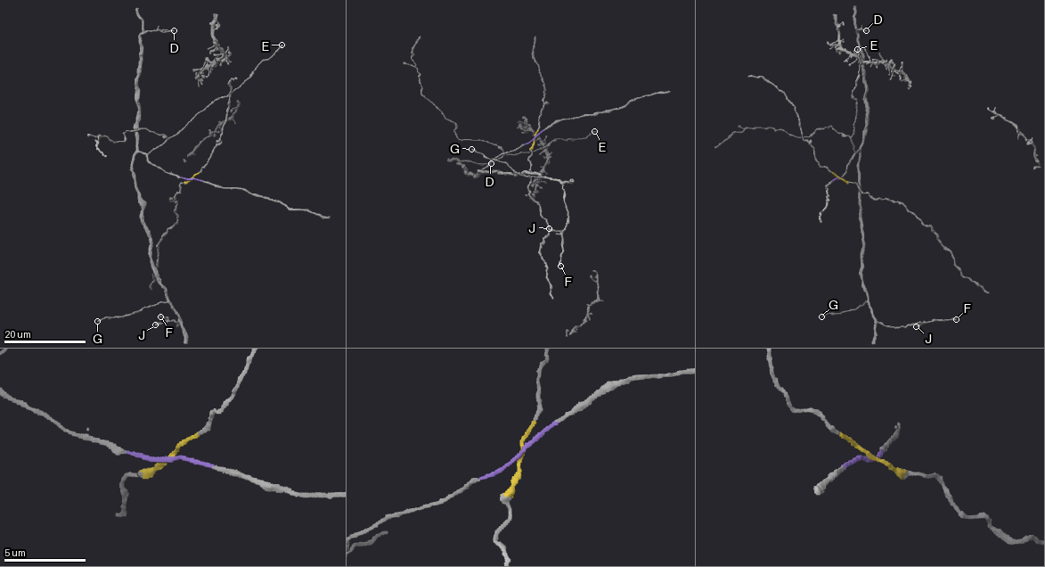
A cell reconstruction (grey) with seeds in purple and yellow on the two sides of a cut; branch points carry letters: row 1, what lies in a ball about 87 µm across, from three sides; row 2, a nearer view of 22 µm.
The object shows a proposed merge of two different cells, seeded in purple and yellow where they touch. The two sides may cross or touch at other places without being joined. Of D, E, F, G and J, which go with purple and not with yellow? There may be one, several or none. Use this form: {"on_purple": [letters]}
{"on_purple": ["D", "E", "F", "G", "J"]}

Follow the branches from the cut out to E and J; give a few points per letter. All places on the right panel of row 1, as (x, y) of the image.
E: (839, 178), (854, 153), (850, 138), (853, 135), (857, 104), (852, 94), (861, 62), (857, 48)
J: (839, 178), (859, 151), (861, 269), (871, 313), (885, 325), (922, 324), (916, 325)

